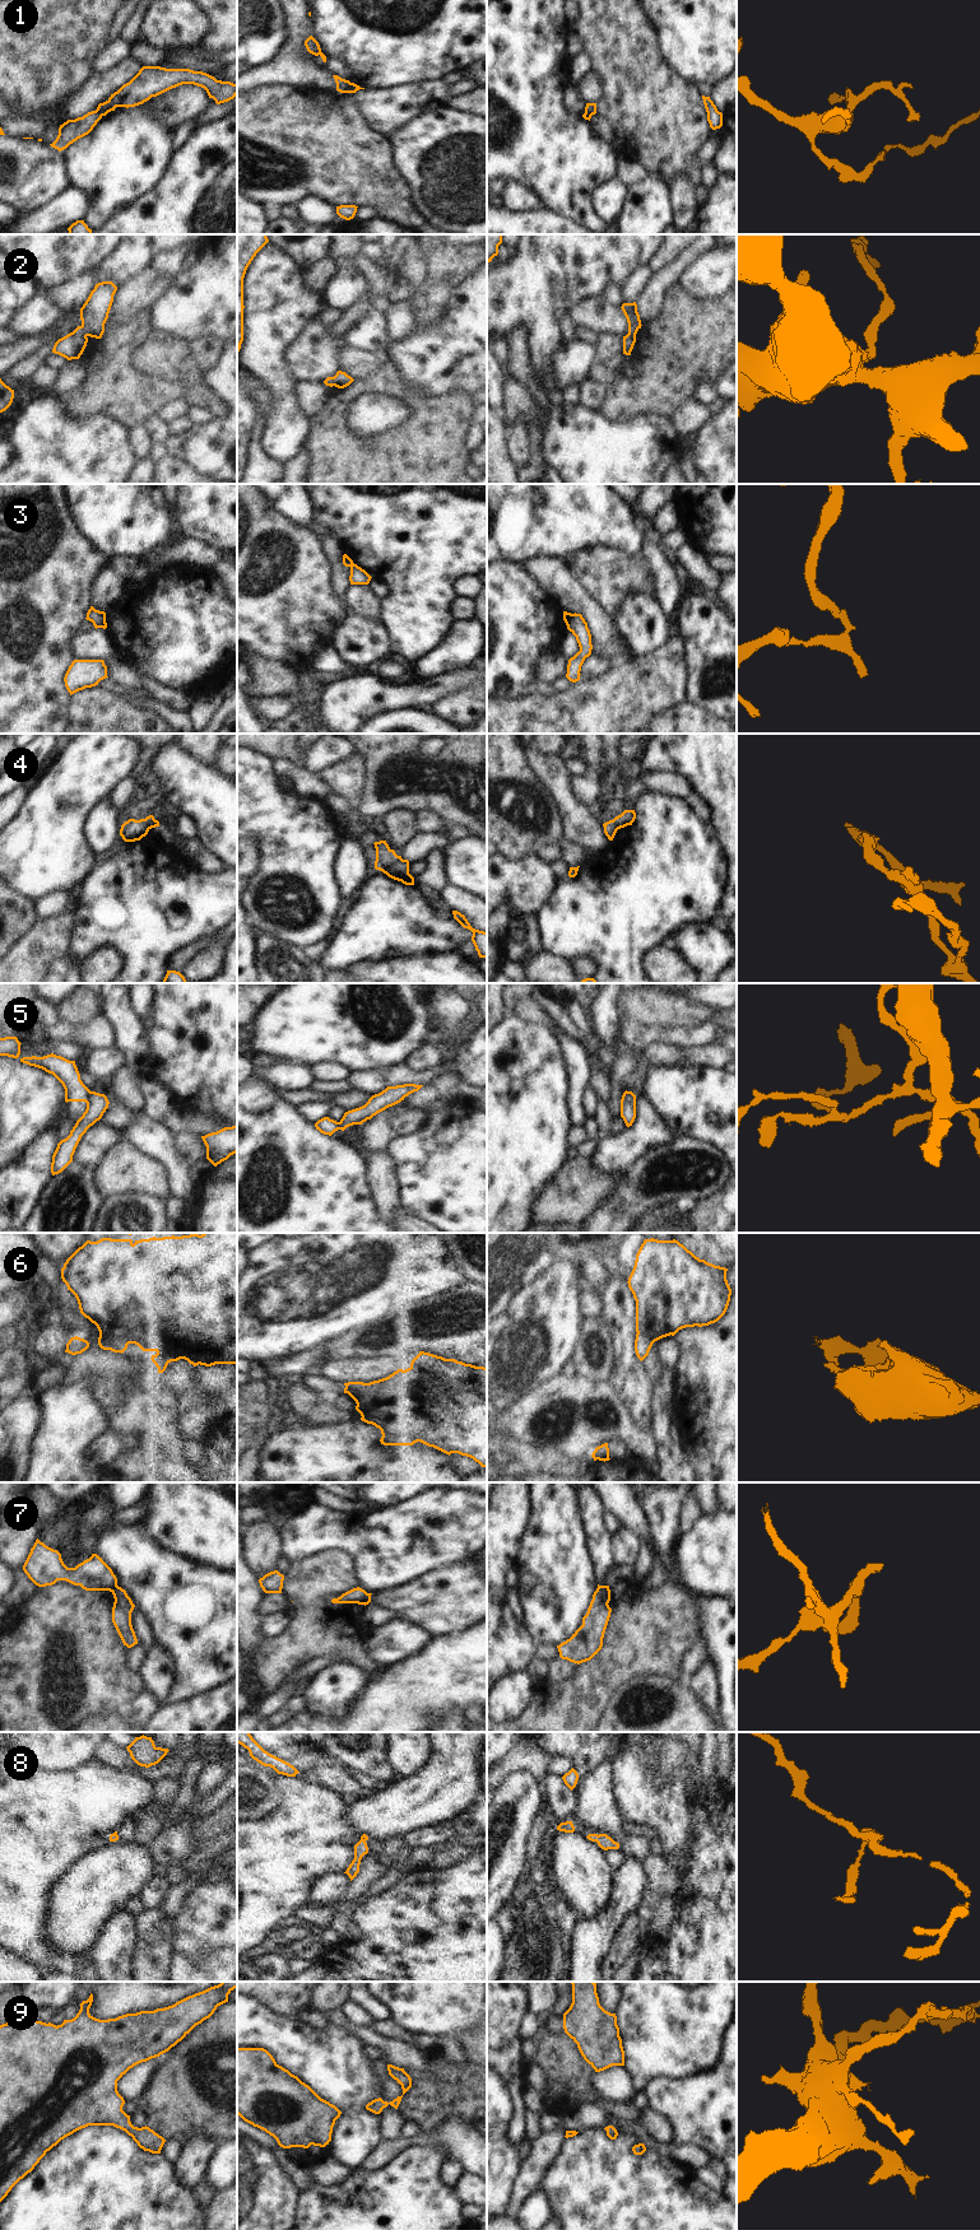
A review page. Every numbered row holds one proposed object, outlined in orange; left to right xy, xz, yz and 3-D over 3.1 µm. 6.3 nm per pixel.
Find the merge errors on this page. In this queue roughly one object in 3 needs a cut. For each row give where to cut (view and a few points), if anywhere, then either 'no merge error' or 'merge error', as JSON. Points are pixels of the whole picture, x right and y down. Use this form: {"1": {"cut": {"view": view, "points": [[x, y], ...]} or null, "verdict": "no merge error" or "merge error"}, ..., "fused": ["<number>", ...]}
{"1": {"cut": {"view": "xz", "points": [[351, 83], [345, 92]]}, "verdict": "merge error"}, "2": {"cut": null, "verdict": "no merge error"}, "3": {"cut": {"view": "xz", "points": [[353, 563], [351, 567]]}, "verdict": "merge error"}, "4": {"cut": {"view": "xz", "points": [[400, 857], [380, 870]]}, "verdict": "merge error"}, "5": {"cut": {"view": "xy", "points": [[91, 1092], [87, 1103]]}, "verdict": "merge error"}, "6": {"cut": {"view": "xy", "points": [[100, 1332], [115, 1336], [128, 1344]]}, "verdict": "merge error"}, "7": {"cut": {"view": "xy", "points": [[117, 1586], [111, 1591]]}, "verdict": "merge error"}, "8": {"cut": null, "verdict": "no merge error"}, "9": {"cut": null, "verdict": "no merge error"}, "fused": ["1", "3", "4", "5", "6", "7"]}

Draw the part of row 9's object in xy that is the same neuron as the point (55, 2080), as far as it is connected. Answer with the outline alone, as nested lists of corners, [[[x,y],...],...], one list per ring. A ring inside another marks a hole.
[[[222,1982],[218,1985],[210,1987],[203,1992],[189,1996],[172,2006],[164,2008],[157,2008],[154,2011],[140,2011],[136,2013],[126,2013],[116,2019],[99,2020],[89,2013],[89,2008],[93,2002],[93,1994],[90,1993],[87,2001],[80,2003],[80,2010],[76,2016],[71,2020],[64,2020],[61,2025],[54,2025],[51,2022],[46,2024],[37,2021],[33,2016],[27,2012],[22,2016],[0,2025],[0,2202],[8,2196],[11,2188],[23,2179],[28,2173],[31,2173],[40,2160],[56,2146],[61,2140],[73,2134],[74,2132],[85,2128],[88,2126],[113,2126],[125,2131],[144,2151],[152,2154],[161,2154],[161,2150],[166,2140],[155,2133],[149,2127],[134,2127],[130,2122],[130,2115],[127,2115],[122,2106],[125,2104],[124,2098],[117,2091],[117,2081],[134,2066],[147,2062],[152,2058],[159,2057],[161,2054],[168,2052],[178,2042],[181,2042],[196,2025],[201,2024],[204,2020],[209,2019],[218,2006],[228,2002],[228,1994],[237,1988],[237,1982]]]

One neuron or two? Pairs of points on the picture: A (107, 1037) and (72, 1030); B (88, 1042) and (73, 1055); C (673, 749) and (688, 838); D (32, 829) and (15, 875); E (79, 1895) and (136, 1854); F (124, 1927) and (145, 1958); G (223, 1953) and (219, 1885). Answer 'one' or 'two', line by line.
A: one
B: two
C: two
D: one
E: one
F: two
G: one

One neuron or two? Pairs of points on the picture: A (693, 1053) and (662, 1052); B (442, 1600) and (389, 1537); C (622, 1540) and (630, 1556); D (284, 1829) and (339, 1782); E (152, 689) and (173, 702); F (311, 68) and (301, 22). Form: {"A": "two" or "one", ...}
{"A": "one", "B": "two", "C": "one", "D": "two", "E": "one", "F": "one"}

